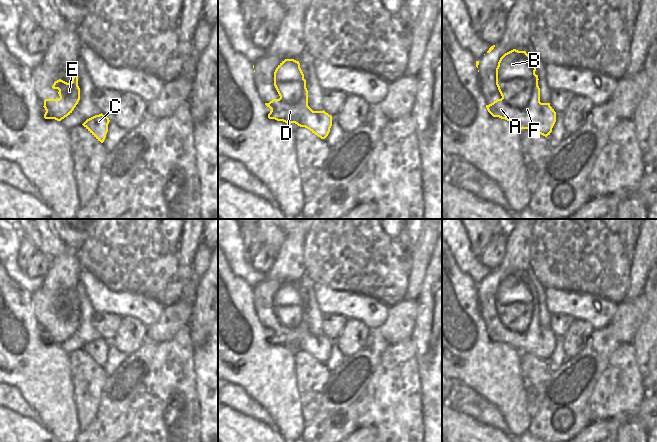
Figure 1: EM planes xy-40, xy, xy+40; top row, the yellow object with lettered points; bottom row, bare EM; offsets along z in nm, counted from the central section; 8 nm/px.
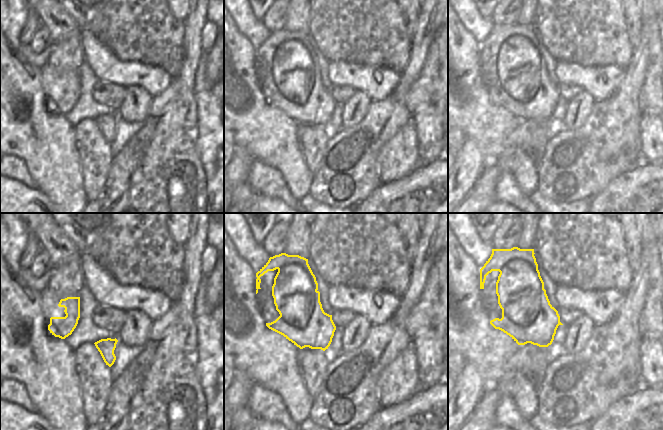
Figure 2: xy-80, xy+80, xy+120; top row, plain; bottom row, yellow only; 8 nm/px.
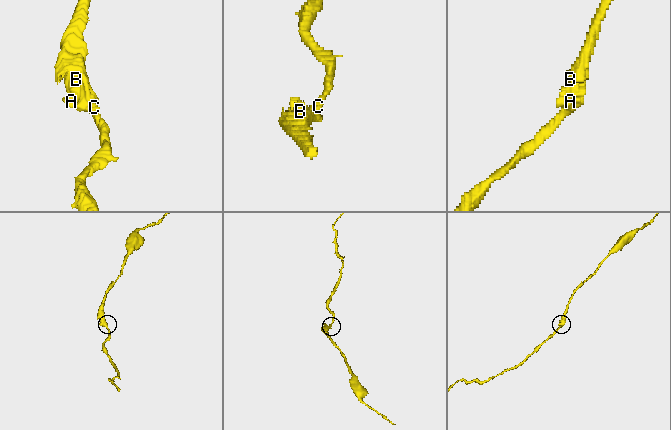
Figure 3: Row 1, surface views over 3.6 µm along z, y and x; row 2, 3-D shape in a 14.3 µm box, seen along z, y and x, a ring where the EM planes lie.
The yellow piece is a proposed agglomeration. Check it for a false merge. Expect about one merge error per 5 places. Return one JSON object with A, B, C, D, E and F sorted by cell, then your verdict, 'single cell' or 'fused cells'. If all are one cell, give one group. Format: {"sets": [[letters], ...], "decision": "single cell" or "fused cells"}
{"sets": [["A", "B", "C", "D", "E", "F"]], "decision": "single cell"}

